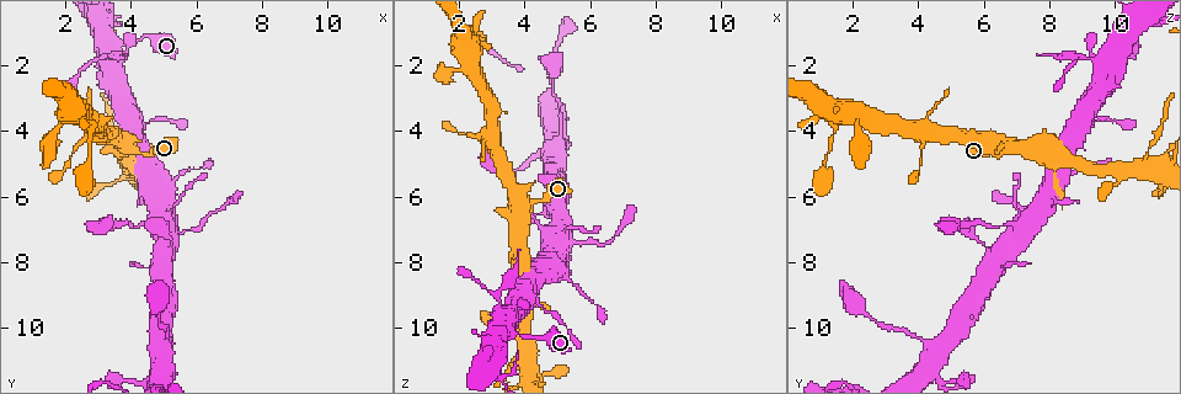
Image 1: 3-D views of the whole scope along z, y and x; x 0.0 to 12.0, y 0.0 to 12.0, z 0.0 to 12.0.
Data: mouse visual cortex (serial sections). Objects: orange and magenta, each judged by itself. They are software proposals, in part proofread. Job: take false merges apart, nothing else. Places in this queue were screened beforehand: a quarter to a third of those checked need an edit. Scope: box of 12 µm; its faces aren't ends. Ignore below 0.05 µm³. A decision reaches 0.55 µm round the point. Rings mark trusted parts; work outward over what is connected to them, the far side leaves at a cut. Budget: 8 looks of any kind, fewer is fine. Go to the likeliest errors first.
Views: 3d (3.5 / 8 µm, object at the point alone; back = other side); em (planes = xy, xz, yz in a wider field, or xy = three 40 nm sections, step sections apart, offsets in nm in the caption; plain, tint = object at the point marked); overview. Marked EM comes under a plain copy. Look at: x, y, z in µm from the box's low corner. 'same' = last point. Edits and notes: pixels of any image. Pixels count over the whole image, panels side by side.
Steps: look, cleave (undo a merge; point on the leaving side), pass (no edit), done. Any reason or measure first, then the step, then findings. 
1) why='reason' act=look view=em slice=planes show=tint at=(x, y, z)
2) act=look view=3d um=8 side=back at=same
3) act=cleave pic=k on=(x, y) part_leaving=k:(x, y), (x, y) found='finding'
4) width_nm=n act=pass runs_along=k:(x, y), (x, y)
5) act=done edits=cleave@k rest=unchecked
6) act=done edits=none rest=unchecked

why='thick turns thin' act=look view=3d um=8 at=(4.2, 5.0, 11.4)

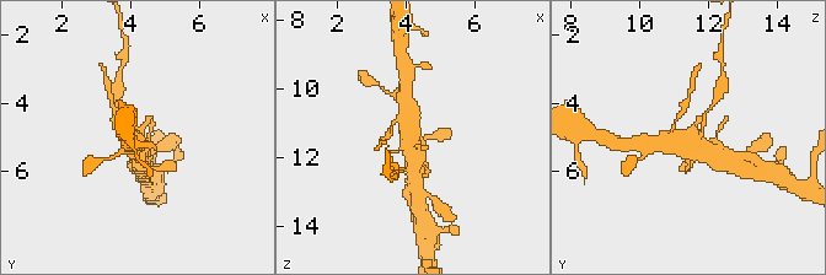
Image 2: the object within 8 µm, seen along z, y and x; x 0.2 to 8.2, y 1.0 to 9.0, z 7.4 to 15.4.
why='now the EM' act=look view=em slice=xy step=1 show=tint at=(4.2, 5.0, 11.4)

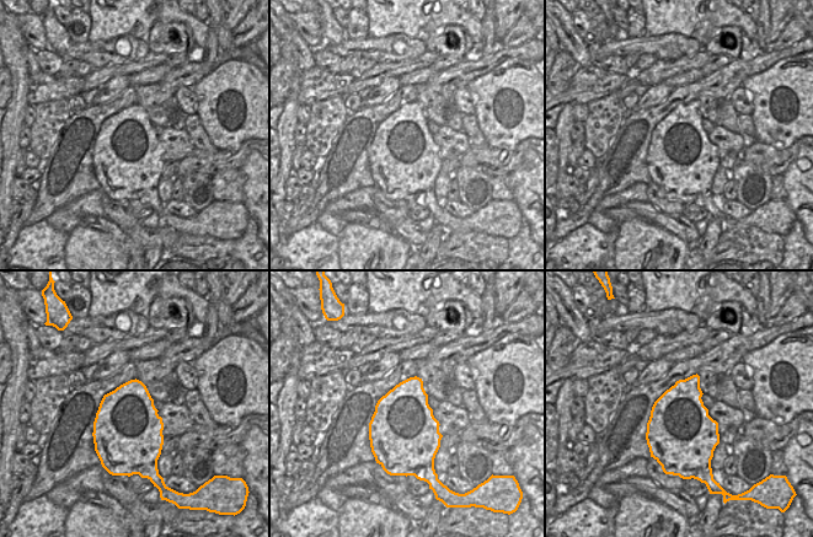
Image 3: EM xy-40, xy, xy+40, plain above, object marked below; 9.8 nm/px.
act=cleave pic=2 on=(118, 93) found='a second cell is stuck on'

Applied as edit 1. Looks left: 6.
act=look view=overview

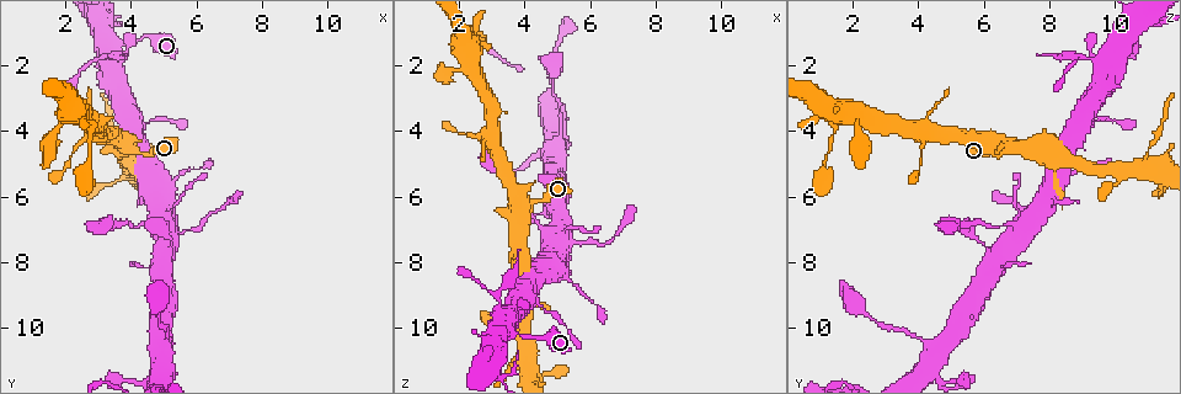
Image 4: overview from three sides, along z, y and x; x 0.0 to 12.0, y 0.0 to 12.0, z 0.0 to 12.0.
why='a fork' act=look view=3d um=3.5 at=(4.3, 3.7, 9.1)

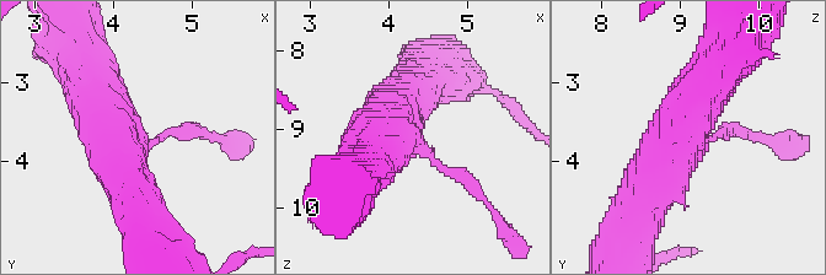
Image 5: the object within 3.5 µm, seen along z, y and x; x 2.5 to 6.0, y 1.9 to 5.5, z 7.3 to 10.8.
act=look view=em slice=xy step=1 show=tint at=(4.35, 3.80, 9.15)

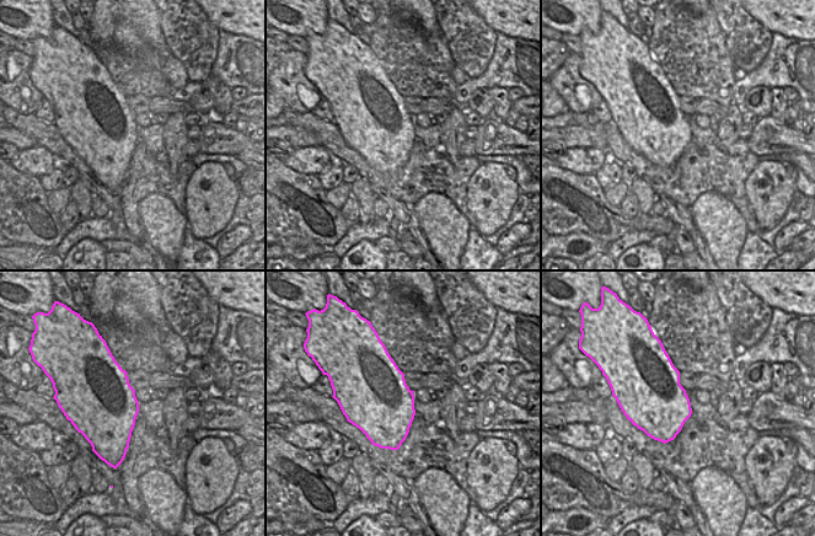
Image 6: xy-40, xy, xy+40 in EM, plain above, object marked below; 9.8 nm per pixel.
arms=3 act=pass runs_along=5:(717, 75), (685, 112), (644, 206) found='one cell here'

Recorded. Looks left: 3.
act=look view=3d um=3.5 at=(5.7, 7.0, 7.4)

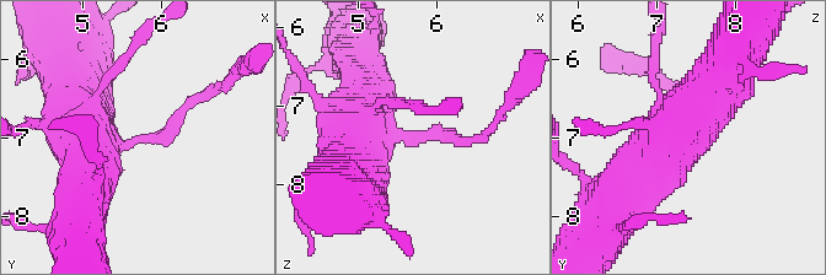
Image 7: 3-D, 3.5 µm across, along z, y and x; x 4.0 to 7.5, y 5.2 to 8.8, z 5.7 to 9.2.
arm_widths_nm=150,700 why='need the tissue' act=look view=em slice=xy step=1 show=tint at=(5.80, 7.00, 7.40)

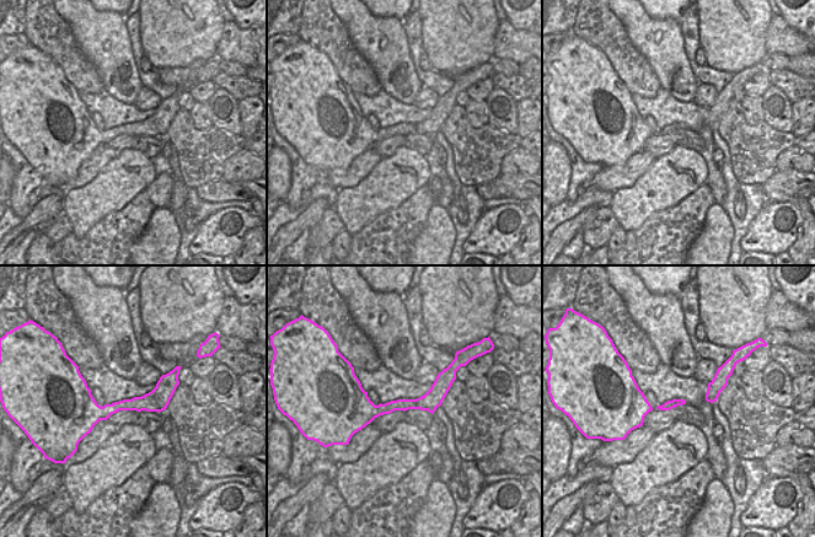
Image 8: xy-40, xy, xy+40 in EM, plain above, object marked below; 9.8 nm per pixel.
act=pass runs_along=7:(76, 120), (106, 144), (159, 140), (204, 98) found='all the same cell'

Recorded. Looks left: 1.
act=done edits=cleave@2 rest=unchecked

